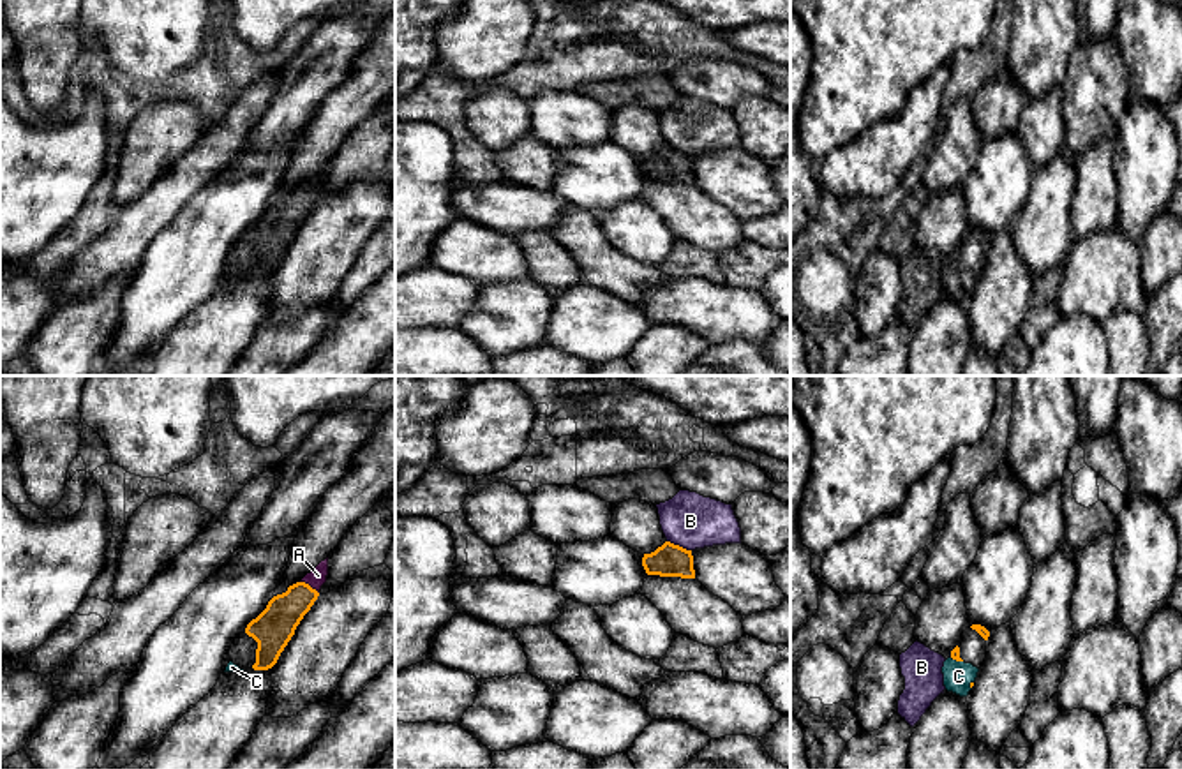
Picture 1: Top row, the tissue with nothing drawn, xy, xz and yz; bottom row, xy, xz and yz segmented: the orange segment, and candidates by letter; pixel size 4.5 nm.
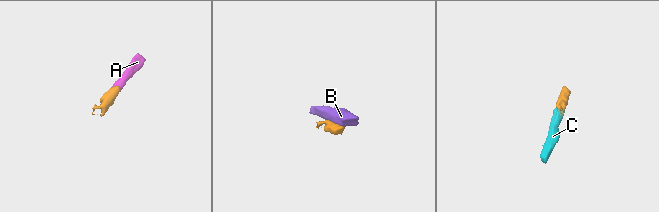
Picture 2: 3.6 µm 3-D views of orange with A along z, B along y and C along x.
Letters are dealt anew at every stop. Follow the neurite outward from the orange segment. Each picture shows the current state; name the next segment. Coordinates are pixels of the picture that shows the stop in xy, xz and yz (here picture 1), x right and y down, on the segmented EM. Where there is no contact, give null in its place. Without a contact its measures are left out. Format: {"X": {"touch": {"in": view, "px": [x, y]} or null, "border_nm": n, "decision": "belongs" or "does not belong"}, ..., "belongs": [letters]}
{"A": {"touch": {"in": "xy", "px": [307, 584]}, "border_nm": 110, "decision": "belongs"}, "B": {"touch": {"in": "xz", "px": [678, 545]}, "border_nm": 120, "decision": "does not belong"}, "C": {"touch": {"in": "yz", "px": [957, 660]}, "border_nm": 60, "decision": "belongs"}, "belongs": ["A", "C"]}

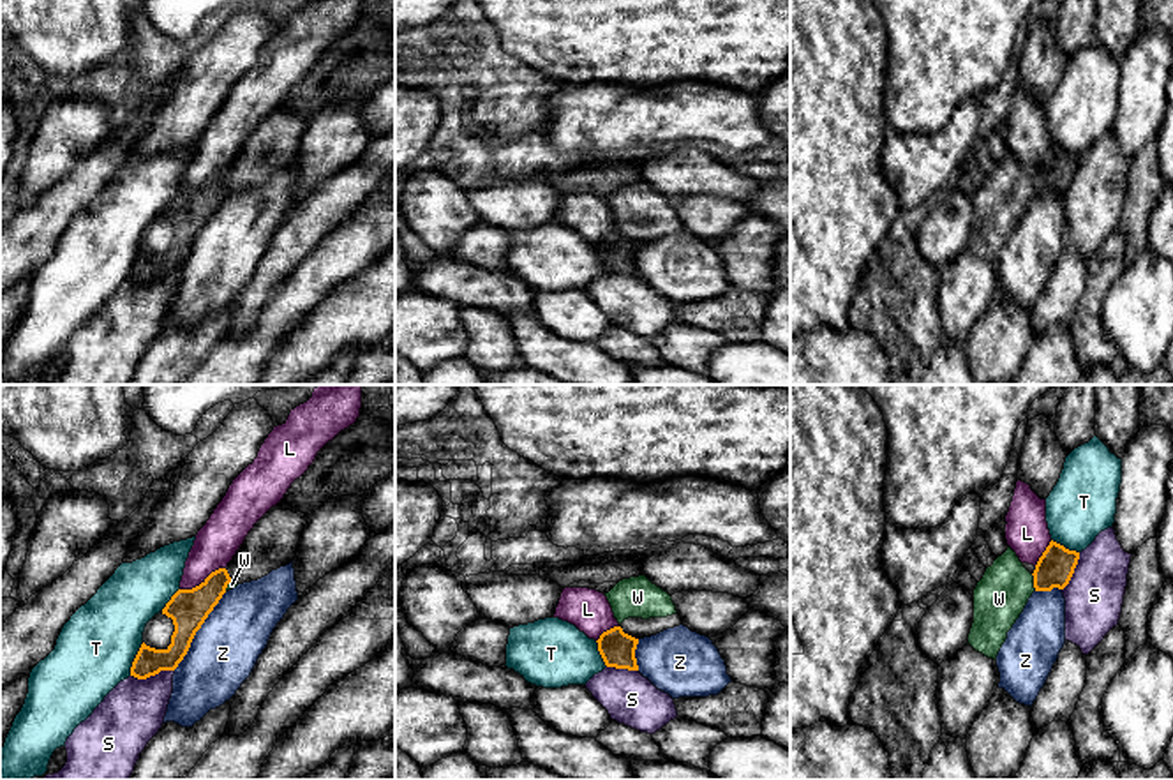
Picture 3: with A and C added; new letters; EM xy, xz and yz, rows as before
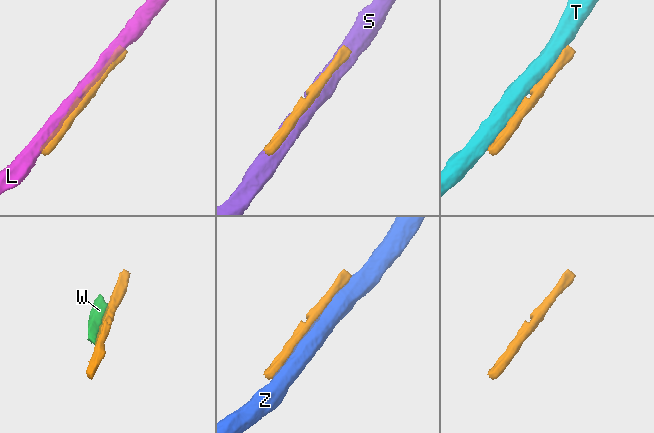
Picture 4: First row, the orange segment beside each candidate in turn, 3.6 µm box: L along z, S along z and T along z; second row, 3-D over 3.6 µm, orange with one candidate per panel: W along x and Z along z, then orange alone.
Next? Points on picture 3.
{"L": {"touch": {"in": "xy", "px": [201, 583]}, "border_nm": 240, "decision": "does not belong"}, "S": {"touch": {"in": "xy", "px": [152, 674]}, "border_nm": 200, "decision": "does not belong"}, "T": {"touch": {"in": "xy", "px": [134, 659]}, "border_nm": 170, "decision": "does not belong"}, "W": {"touch": {"in": "yz", "px": [1034, 583]}, "border_nm": 80, "decision": "does not belong"}, "Z": {"touch": {"in": "xy", "px": [198, 629]}, "border_nm": 440, "decision": "does not belong"}, "belongs": []}

